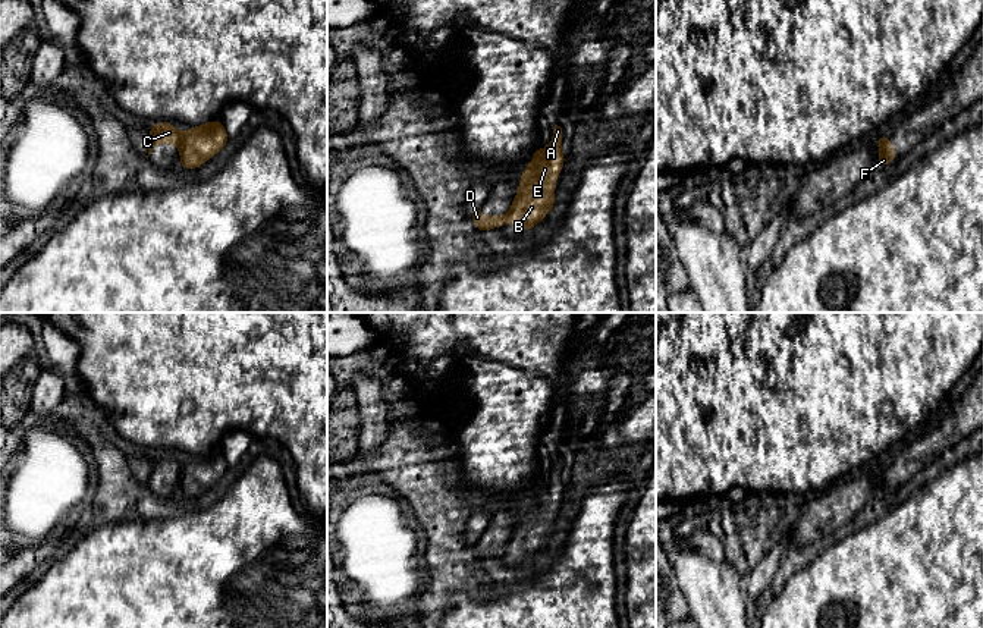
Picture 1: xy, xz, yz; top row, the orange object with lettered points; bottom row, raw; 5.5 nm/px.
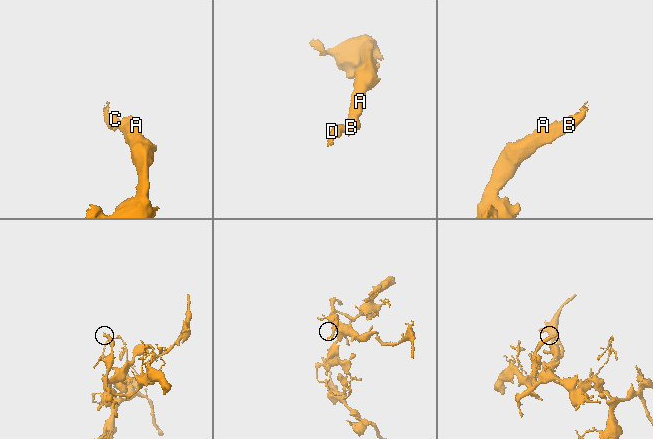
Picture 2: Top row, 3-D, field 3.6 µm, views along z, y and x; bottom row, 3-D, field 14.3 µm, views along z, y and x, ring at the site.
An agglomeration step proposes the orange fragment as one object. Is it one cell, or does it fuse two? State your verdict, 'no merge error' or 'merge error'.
merge error

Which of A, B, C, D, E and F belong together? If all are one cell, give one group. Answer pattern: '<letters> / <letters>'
A B E F / C D

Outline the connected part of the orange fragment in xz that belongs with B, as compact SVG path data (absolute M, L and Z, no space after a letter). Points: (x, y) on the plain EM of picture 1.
M555 453L547 478L536 477L534 486L521 503L518 522L505 550L522 558L522 562L541 550L555 536L555 512L565 492L560 478L562 456Z

